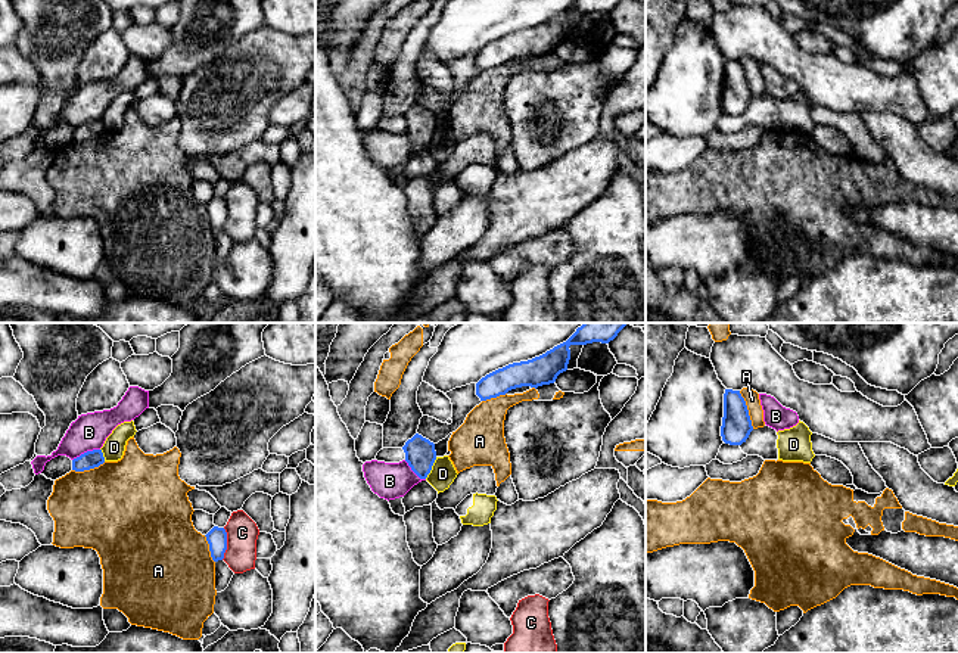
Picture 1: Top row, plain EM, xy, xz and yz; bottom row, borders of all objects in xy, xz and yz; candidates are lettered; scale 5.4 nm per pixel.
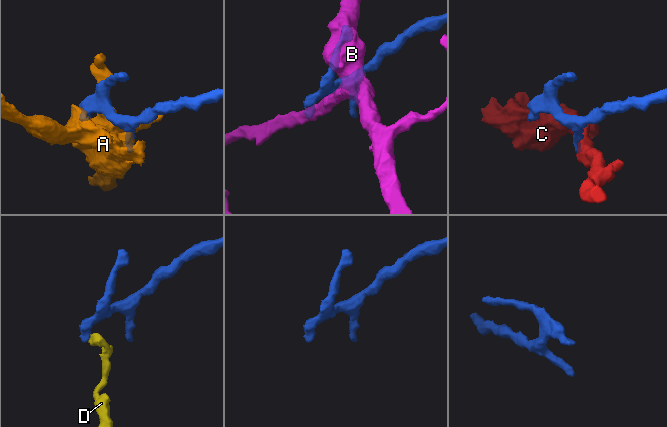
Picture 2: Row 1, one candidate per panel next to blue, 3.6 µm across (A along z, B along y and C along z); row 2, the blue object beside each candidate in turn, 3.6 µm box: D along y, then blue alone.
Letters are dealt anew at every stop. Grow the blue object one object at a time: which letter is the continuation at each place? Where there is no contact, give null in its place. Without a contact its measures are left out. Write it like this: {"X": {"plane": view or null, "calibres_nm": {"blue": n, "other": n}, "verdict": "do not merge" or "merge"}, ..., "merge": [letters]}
{"A": {"plane": "yz", "calibres_nm": {"blue": 160, "other": 80}, "verdict": "do not merge"}, "B": {"plane": "xy", "calibres_nm": {"blue": 100, "other": 200}, "verdict": "do not merge"}, "C": {"plane": "xy", "calibres_nm": {"blue": 110, "other": 180}, "verdict": "do not merge"}, "D": {"plane": "xz", "calibres_nm": {"blue": 170, "other": 140}, "verdict": "do not merge"}, "merge": []}

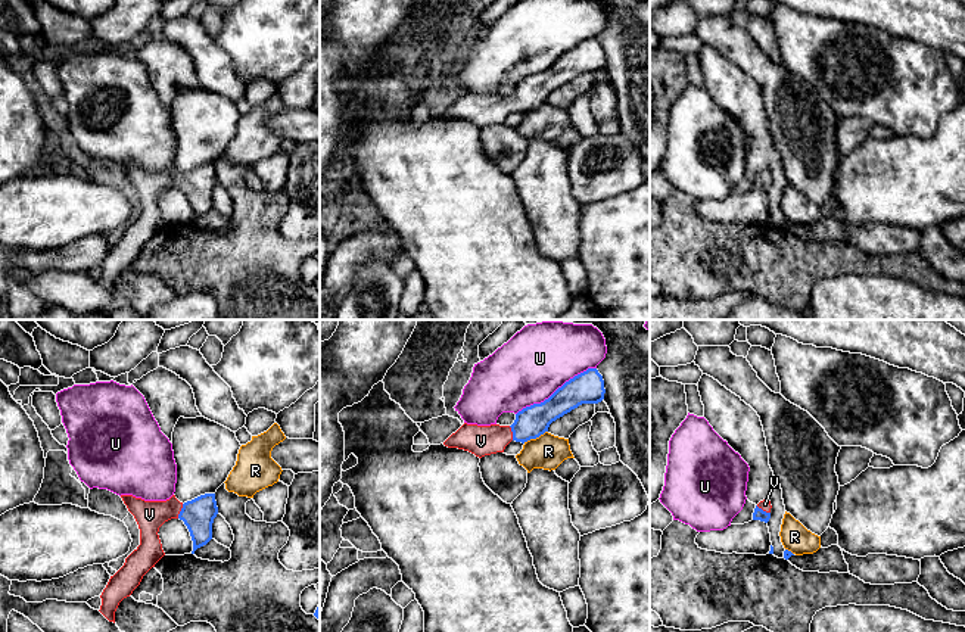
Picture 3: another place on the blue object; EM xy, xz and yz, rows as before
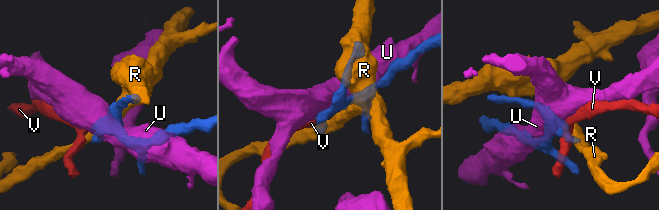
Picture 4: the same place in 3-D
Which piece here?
{"R": {"plane": "xz", "calibres_nm": {"blue": 170, "other": 190}, "verdict": "do not merge"}, "U": {"plane": "xz", "calibres_nm": {"blue": 180, "other": 380}, "verdict": "do not merge"}, "V": {"plane": "xy", "calibres_nm": {"blue": 180, "other": 160}, "verdict": "merge"}, "merge": ["V"]}

